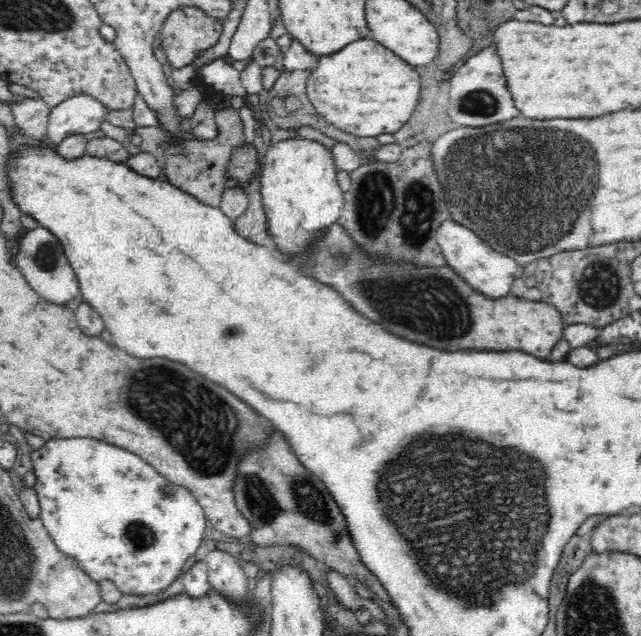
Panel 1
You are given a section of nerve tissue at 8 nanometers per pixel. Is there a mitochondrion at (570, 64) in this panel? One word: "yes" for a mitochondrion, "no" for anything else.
no

